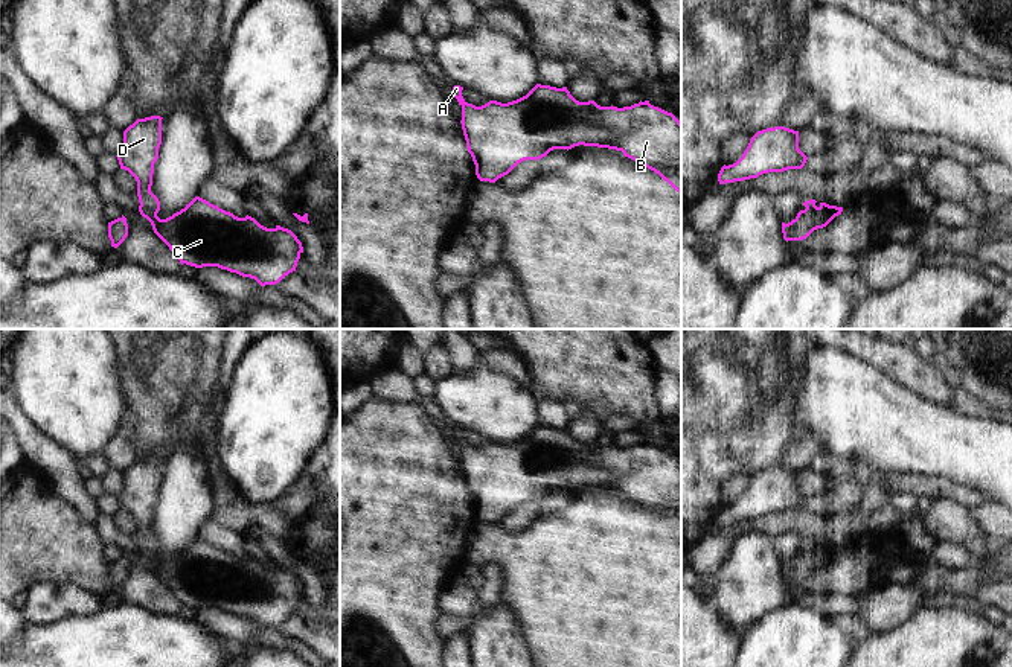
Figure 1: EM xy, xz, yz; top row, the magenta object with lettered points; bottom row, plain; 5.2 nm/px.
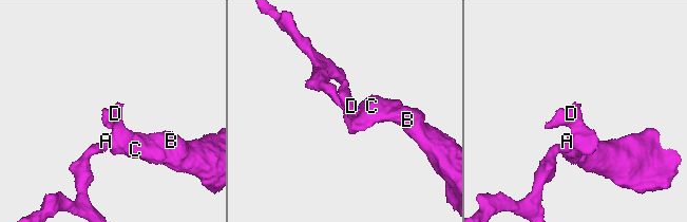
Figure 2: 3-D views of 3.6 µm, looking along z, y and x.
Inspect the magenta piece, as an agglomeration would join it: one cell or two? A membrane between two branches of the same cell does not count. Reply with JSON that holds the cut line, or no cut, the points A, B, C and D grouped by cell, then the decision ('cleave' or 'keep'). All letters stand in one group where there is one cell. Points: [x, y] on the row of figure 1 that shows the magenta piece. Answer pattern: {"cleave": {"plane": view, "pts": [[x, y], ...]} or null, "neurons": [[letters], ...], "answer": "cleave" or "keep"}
{"cleave": null, "neurons": [["A", "B", "C", "D"]], "answer": "keep"}

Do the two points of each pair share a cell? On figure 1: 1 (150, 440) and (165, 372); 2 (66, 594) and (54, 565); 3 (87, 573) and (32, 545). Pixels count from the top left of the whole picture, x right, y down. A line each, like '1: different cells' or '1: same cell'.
1: same cell
2: different cells
3: same cell

